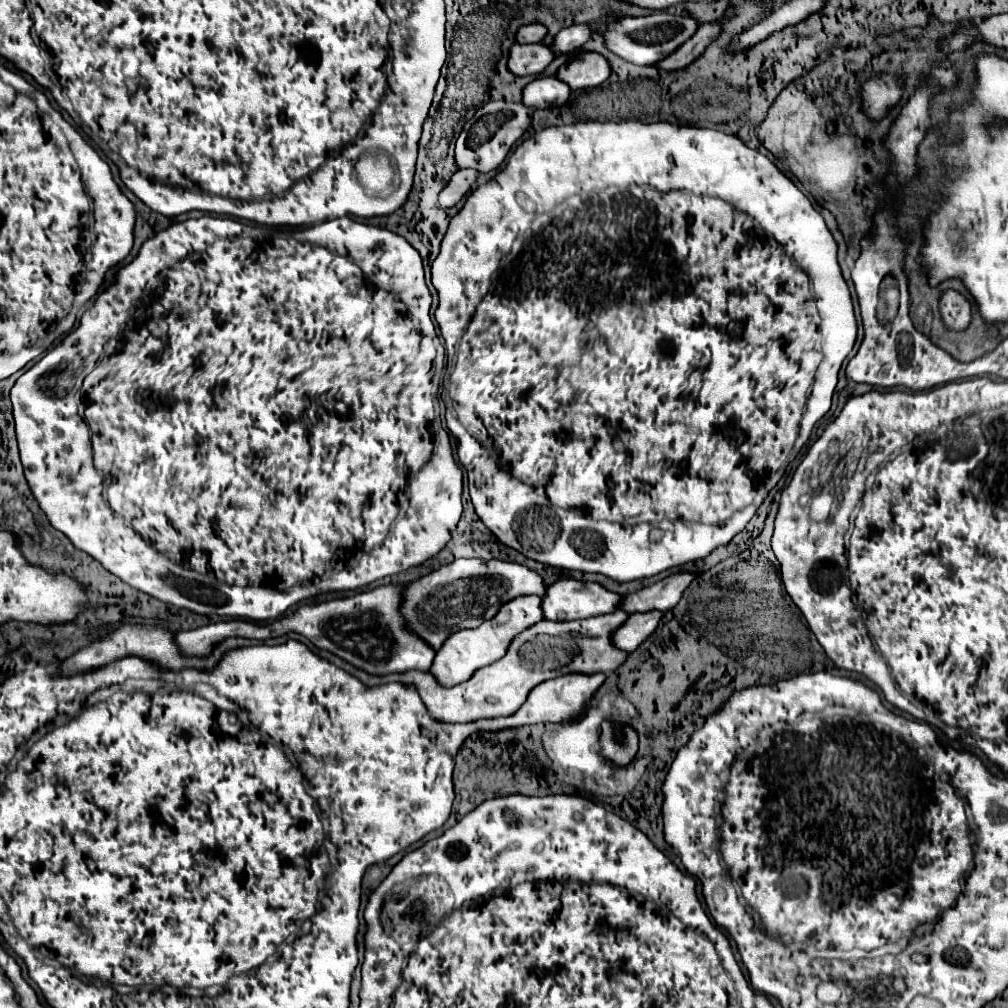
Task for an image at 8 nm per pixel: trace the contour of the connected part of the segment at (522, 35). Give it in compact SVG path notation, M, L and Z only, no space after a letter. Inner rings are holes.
M527 24L527 26L521 26L515 34L515 42L519 44L533 44L533 42L541 42L543 36L545 36L545 26L541 24Z

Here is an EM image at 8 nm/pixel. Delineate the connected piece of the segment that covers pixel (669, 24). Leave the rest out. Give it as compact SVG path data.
M655 12L649 16L623 16L617 18L615 22L607 24L605 30L601 32L603 40L605 40L605 48L623 58L625 62L637 64L637 66L651 66L659 60L663 60L663 56L671 54L675 48L679 48L685 40L689 40L697 30L697 22L691 20L689 16L675 16L675 14L667 14L667 12Z

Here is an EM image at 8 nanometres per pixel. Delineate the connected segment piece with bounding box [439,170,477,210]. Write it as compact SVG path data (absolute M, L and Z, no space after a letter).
M457 170L439 194L441 210L453 208L465 196L465 192L473 186L475 180L477 180L477 170Z

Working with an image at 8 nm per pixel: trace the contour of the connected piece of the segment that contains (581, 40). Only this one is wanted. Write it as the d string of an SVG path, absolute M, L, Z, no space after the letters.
M569 26L569 28L563 28L559 34L555 34L549 48L555 56L559 56L581 48L589 38L591 38L589 26Z

